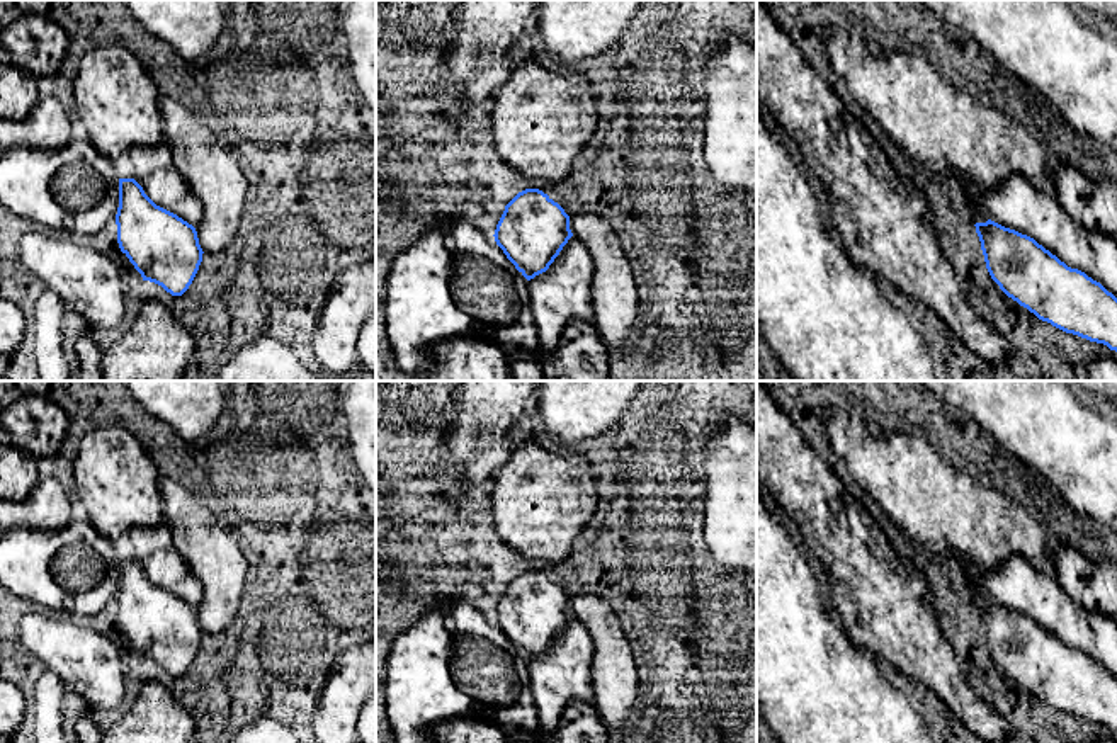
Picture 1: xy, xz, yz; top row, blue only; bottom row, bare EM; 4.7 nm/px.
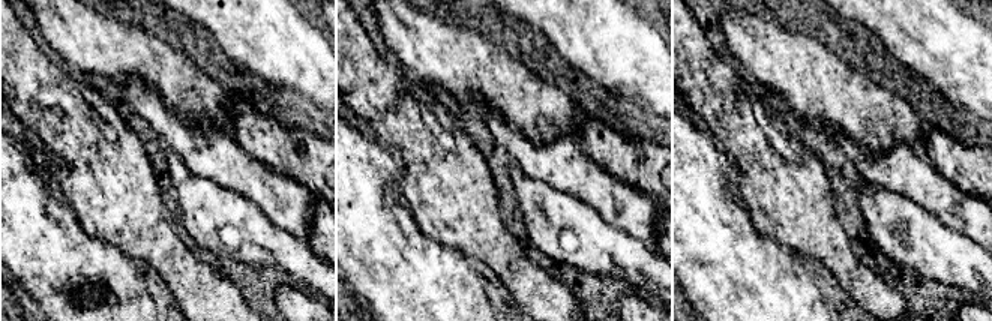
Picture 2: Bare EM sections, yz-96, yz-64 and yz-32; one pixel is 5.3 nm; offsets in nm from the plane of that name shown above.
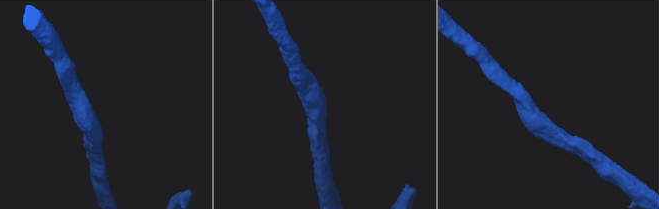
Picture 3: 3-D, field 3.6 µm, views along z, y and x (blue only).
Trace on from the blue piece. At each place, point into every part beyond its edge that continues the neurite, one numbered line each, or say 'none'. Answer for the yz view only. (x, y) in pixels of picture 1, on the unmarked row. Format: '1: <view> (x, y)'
none

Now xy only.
none

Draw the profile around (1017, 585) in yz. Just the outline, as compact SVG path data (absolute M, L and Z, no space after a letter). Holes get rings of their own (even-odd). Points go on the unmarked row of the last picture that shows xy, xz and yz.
M1012 556L981 580L981 590L988 600L1034 619L1068 648L1085 653L1117 678L1117 621L1080 605L1056 575L1040 573L1025 558Z

